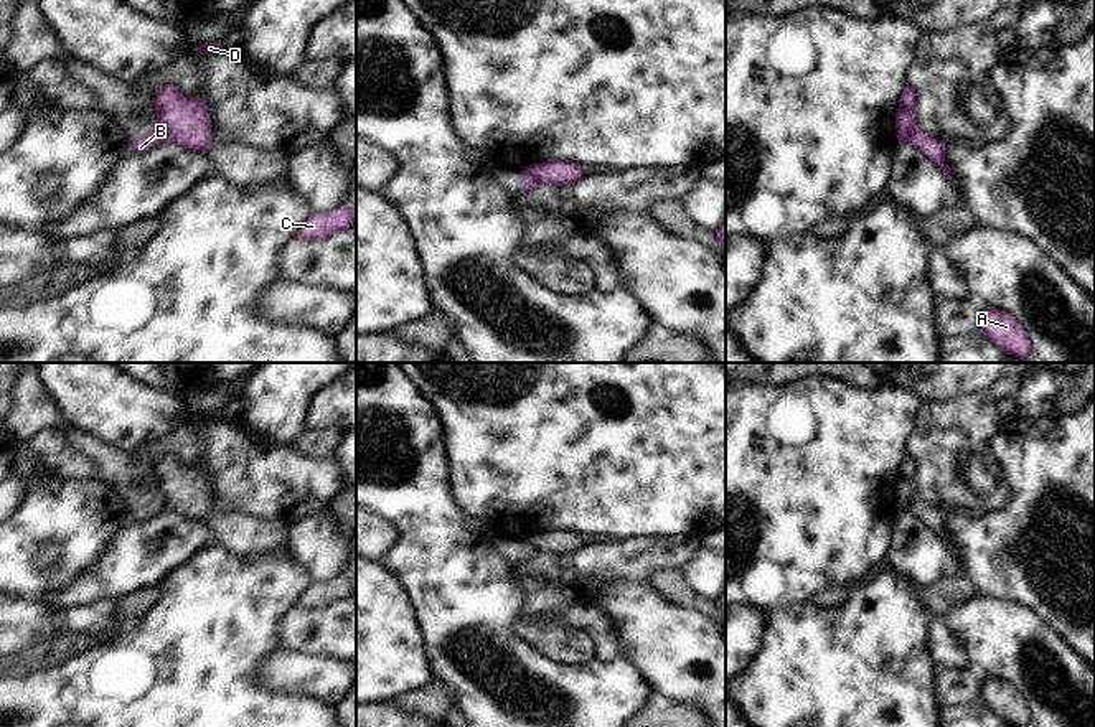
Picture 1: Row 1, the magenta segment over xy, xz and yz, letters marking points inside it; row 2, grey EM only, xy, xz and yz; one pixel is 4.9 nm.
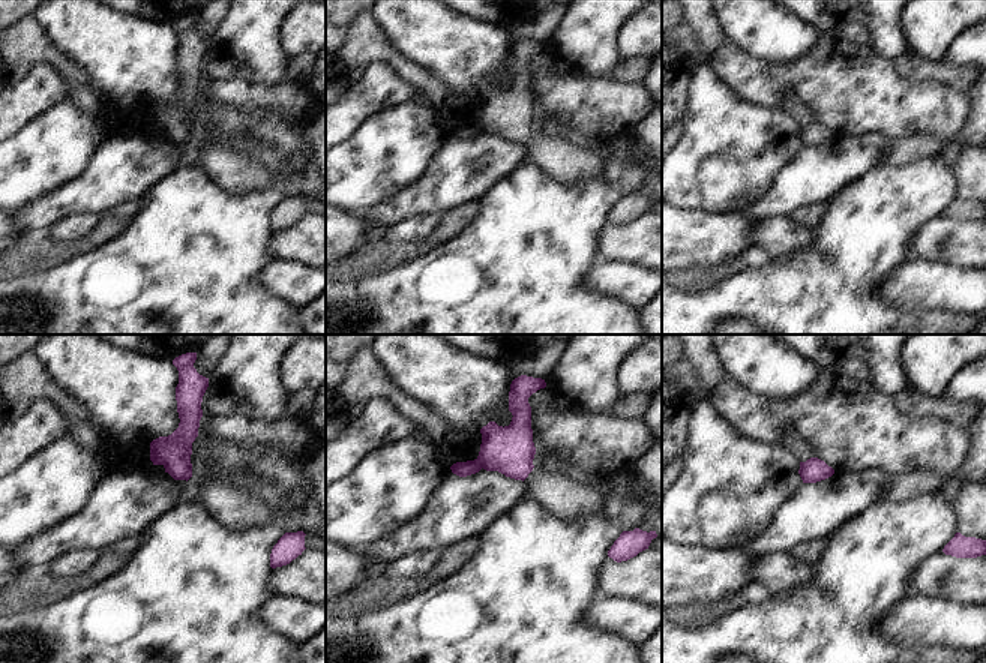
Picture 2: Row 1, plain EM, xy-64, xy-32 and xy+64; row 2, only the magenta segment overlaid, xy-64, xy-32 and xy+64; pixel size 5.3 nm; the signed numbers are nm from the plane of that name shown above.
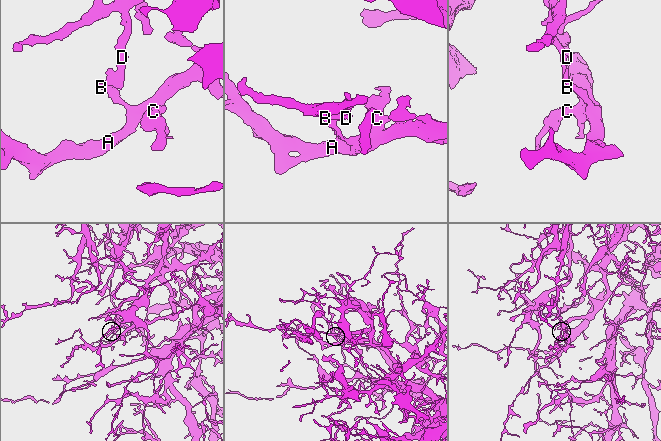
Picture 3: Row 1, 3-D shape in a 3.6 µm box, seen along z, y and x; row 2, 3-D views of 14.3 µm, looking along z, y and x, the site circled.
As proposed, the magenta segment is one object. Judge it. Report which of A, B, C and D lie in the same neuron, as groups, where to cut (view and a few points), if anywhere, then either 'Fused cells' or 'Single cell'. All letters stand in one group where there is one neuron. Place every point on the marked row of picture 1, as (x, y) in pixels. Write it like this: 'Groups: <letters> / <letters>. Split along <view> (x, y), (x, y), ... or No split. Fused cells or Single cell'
Groups: A B C / D. Split along xy (157, 122), (165, 142). Fused cells

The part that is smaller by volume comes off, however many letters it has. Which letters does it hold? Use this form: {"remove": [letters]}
{"remove": ["D"]}

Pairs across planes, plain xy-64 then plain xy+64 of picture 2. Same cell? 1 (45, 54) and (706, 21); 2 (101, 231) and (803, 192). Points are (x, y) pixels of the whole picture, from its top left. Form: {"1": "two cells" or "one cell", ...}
{"1": "one cell", "2": "two cells"}

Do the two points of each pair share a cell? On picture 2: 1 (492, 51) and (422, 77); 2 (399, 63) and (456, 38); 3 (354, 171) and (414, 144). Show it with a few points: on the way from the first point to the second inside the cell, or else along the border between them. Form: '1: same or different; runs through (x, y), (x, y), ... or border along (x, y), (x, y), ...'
1: different; border along (401, 57), (429, 71), (453, 95), (459, 96)
2: different; border along (383, 35), (405, 59), (429, 71), (437, 78)
3: same; runs through (369, 164), (387, 146), (399, 144)

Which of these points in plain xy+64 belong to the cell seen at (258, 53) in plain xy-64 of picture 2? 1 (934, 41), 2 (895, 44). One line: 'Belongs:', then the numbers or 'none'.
Belongs: 1

